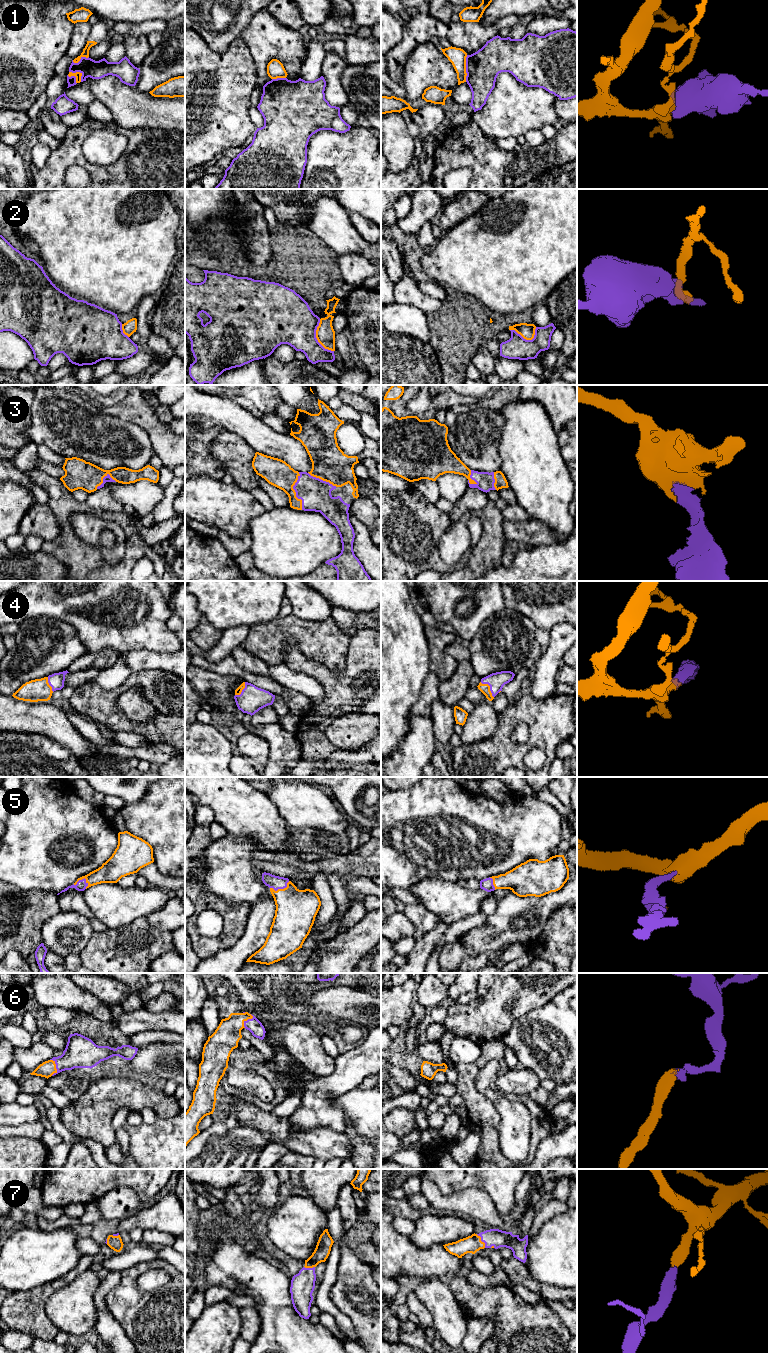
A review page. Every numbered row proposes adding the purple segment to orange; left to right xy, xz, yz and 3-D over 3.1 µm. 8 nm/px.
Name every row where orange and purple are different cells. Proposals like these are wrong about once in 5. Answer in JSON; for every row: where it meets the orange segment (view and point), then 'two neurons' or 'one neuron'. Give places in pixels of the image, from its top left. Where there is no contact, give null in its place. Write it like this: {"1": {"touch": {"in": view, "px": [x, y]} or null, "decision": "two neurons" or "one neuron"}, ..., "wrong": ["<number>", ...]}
{"1": {"touch": {"in": "yz", "px": [465, 68]}, "decision": "two neurons"}, "2": {"touch": {"in": "xz", "px": [316, 337]}, "decision": "two neurons"}, "3": {"touch": {"in": "xz", "px": [294, 491]}, "decision": "one neuron"}, "4": {"touch": {"in": "yz", "px": [489, 687]}, "decision": "one neuron"}, "5": {"touch": {"in": "xy", "px": [81, 879]}, "decision": "one neuron"}, "6": {"touch": {"in": "xy", "px": [55, 1067]}, "decision": "one neuron"}, "7": {"touch": {"in": "yz", "px": [480, 1240]}, "decision": "one neuron"}, "wrong": ["1", "2"]}

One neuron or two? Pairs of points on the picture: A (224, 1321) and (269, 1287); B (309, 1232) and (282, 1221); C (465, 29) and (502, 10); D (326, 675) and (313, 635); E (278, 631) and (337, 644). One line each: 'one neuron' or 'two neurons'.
A: two neurons
B: one neuron
C: two neurons
D: two neurons
E: one neuron

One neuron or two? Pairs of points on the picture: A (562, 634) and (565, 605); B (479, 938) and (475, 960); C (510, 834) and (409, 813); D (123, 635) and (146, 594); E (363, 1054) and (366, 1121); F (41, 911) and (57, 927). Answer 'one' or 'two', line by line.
A: two
B: two
C: one
D: one
E: two
F: two

